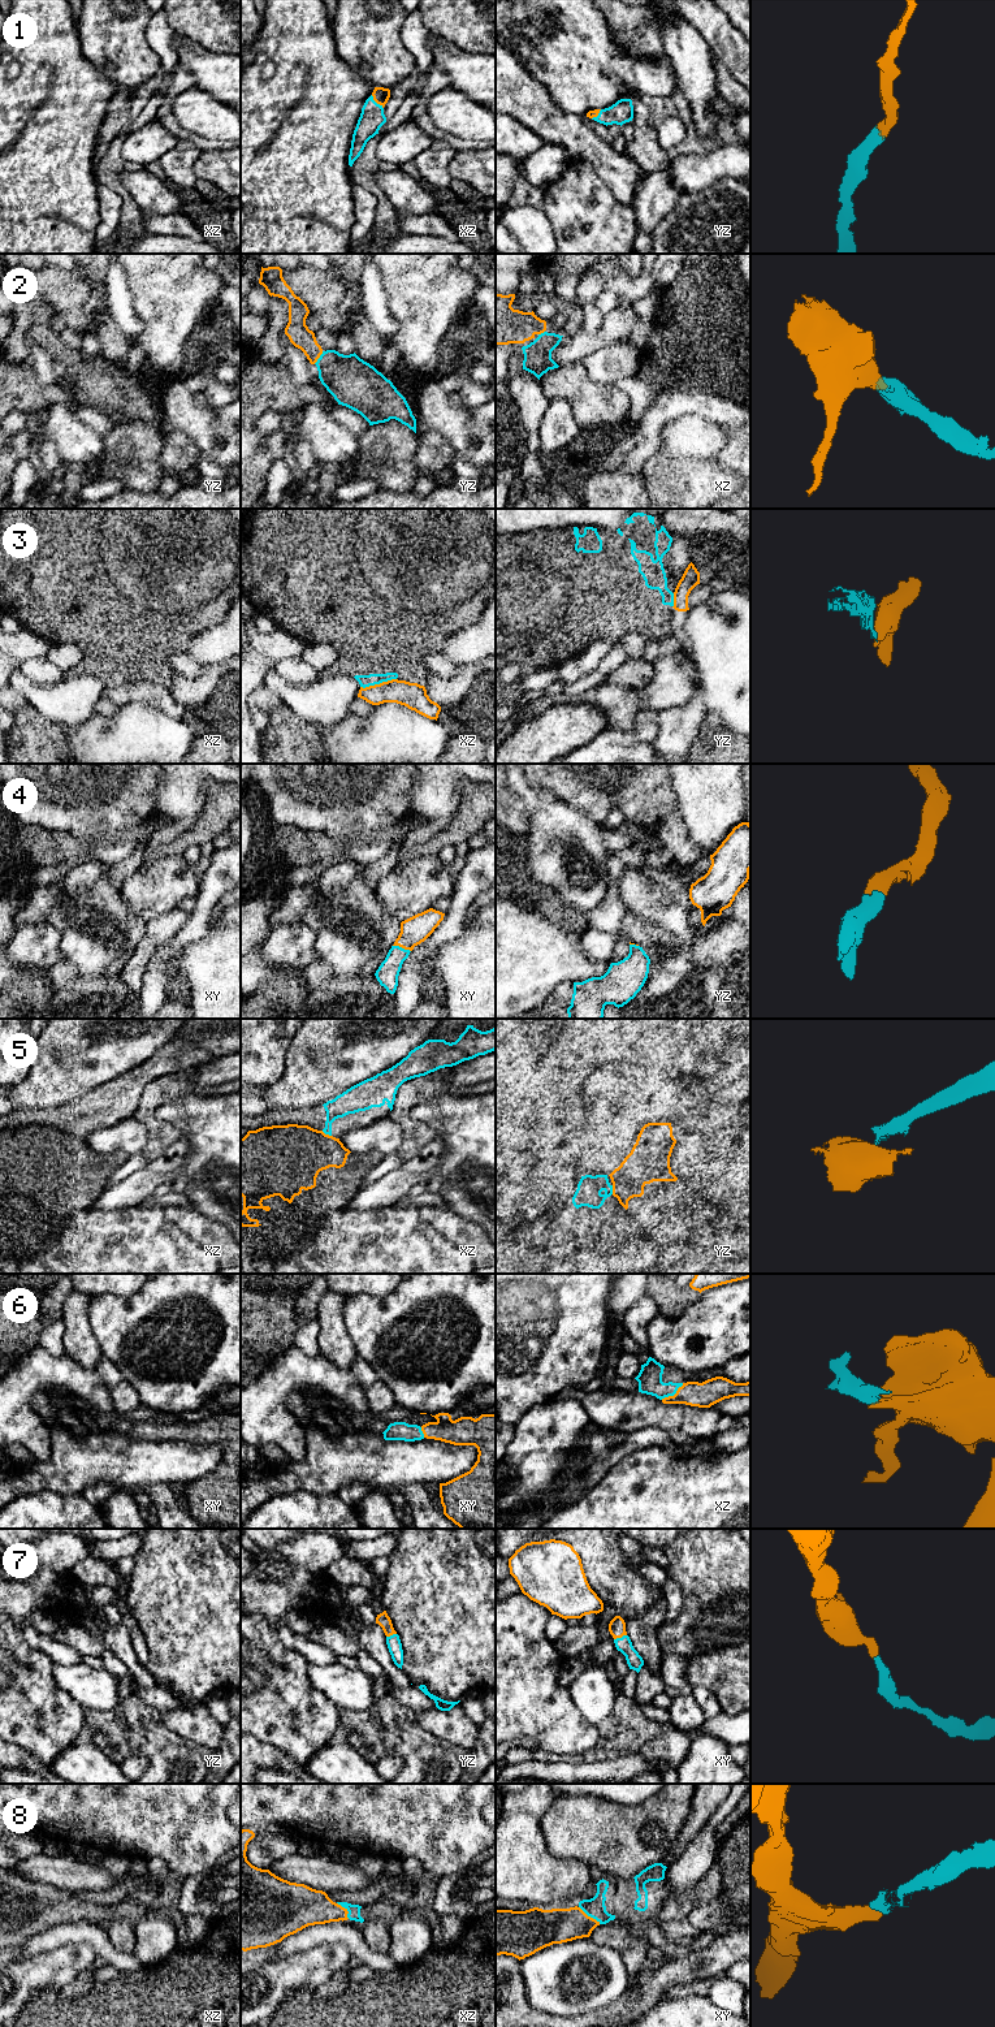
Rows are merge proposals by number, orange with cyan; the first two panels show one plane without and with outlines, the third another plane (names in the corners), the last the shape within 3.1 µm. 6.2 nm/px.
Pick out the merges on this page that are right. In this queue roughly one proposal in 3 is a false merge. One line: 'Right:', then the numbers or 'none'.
Right: 1, 2, 4, 6, 7, 8

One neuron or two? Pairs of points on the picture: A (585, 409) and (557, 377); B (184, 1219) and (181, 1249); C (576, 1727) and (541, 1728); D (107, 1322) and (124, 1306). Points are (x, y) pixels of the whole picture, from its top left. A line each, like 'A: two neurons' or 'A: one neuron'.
A: one neuron
B: two neurons
C: one neuron
D: one neuron

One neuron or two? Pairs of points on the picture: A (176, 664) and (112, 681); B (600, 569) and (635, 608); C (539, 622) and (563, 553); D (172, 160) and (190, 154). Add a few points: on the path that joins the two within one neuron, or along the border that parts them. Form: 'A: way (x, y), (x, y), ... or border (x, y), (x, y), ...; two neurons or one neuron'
A: border (185, 652), (173, 652), (164, 660); two neurons
B: way (609, 578), (630, 599); one neuron
C: way (539, 605), (539, 578), (546, 570); one neuron
D: way (176, 156), (186, 154); one neuron

